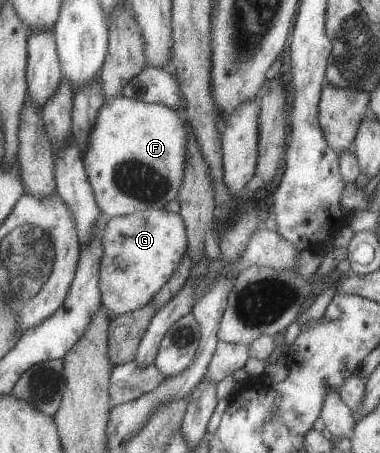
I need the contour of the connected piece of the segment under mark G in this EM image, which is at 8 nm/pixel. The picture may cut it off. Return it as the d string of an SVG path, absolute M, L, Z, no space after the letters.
M143 210L126 216L112 217L107 220L101 232L102 254L98 269L98 286L102 308L113 316L124 314L152 301L171 273L179 265L183 253L188 251L185 224L175 211Z

